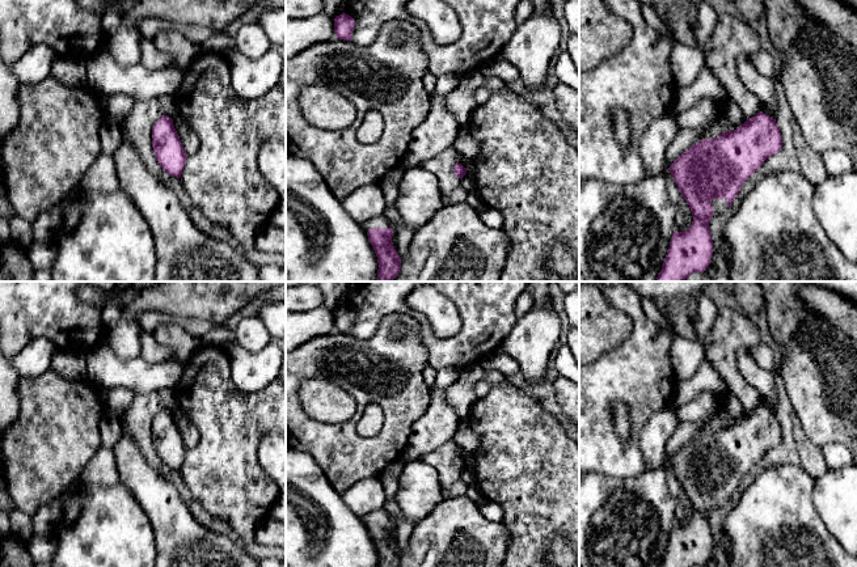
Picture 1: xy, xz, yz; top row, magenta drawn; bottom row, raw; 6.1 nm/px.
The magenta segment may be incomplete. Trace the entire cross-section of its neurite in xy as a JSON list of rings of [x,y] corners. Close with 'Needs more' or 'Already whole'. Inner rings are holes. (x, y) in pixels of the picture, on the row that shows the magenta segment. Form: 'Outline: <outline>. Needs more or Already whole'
Outline: [[[161,115],[152,127],[152,148],[162,170],[180,178],[187,155],[173,126],[173,119],[168,115]]]. Already whole

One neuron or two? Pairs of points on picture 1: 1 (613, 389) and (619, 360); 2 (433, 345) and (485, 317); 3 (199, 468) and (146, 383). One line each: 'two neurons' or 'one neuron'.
1: one neuron
2: one neuron
3: two neurons

